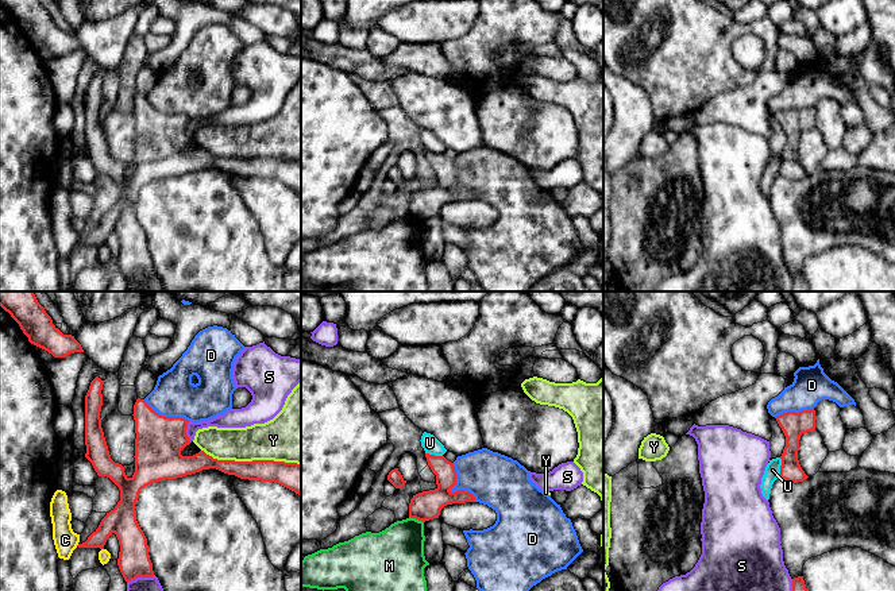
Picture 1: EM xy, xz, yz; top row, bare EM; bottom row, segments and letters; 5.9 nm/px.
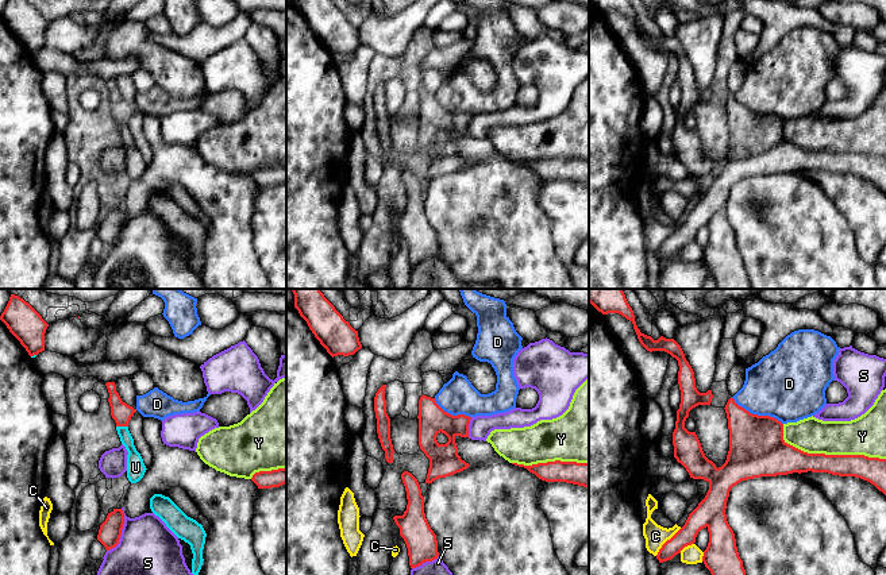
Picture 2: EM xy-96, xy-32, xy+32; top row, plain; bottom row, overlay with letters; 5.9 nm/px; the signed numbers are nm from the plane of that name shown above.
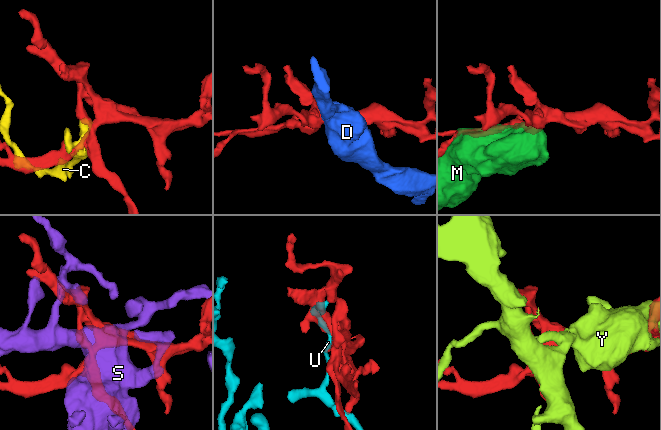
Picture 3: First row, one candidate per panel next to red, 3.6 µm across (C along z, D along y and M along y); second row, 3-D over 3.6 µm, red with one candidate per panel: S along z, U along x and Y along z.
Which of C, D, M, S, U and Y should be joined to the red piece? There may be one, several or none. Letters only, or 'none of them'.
none of them

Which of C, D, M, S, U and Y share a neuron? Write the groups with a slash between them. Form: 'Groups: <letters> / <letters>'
Groups: C / D / M / S / U / Y

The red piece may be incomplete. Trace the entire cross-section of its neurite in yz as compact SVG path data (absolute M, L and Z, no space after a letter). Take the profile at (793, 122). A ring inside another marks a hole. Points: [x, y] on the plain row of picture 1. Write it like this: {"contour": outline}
{"contour": "M807 107L799 111L787 109L776 115L779 124L786 134L786 144L780 154L782 163L779 174L788 179L803 179L809 174L798 158L799 138L803 131L815 128L815 108Z"}

